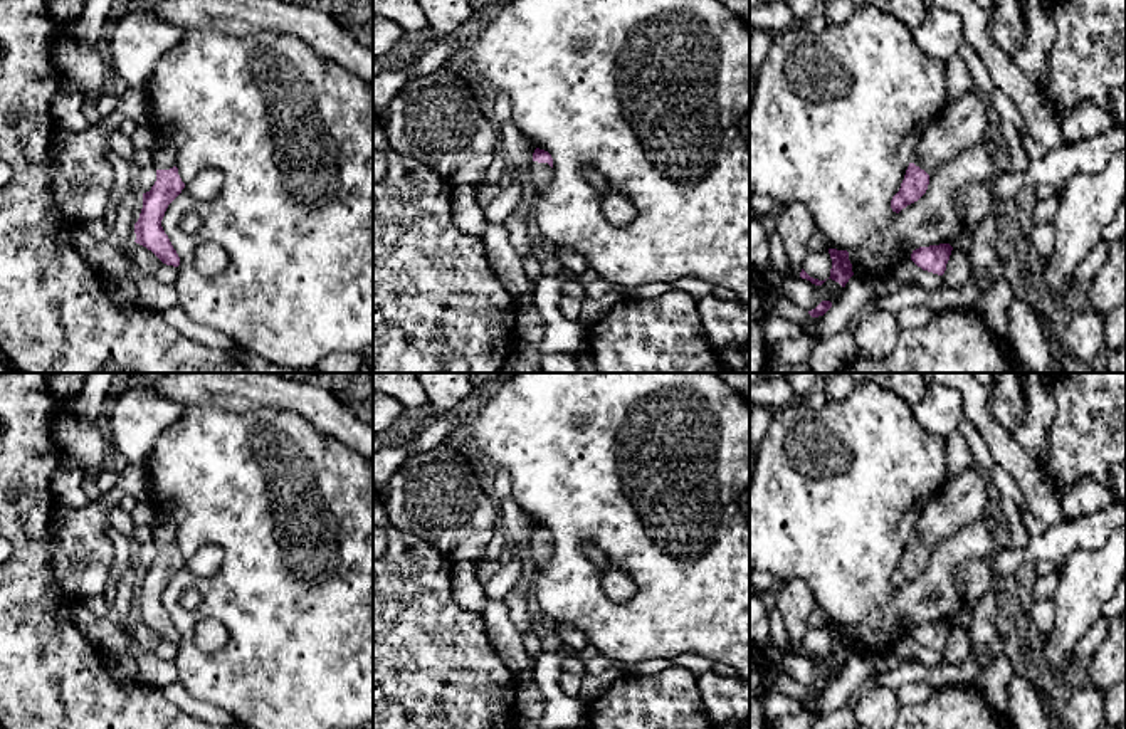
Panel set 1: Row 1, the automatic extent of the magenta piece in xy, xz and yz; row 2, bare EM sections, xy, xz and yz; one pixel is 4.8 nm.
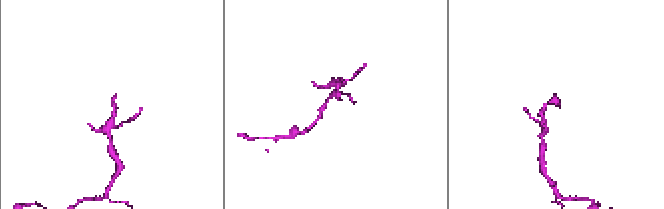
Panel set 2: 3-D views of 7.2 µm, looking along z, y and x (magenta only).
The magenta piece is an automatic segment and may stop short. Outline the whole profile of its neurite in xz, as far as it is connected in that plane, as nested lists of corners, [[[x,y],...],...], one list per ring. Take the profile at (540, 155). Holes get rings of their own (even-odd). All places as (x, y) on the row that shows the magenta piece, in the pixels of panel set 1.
[[[539,148],[534,149],[529,175],[536,195],[543,195],[553,181],[553,158],[548,151]]]

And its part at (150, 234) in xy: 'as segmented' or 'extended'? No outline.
extended

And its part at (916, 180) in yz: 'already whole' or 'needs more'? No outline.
needs more

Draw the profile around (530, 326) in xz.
[[[533,302],[518,306],[516,334],[529,344],[541,344],[545,333],[546,326],[538,307]]]

